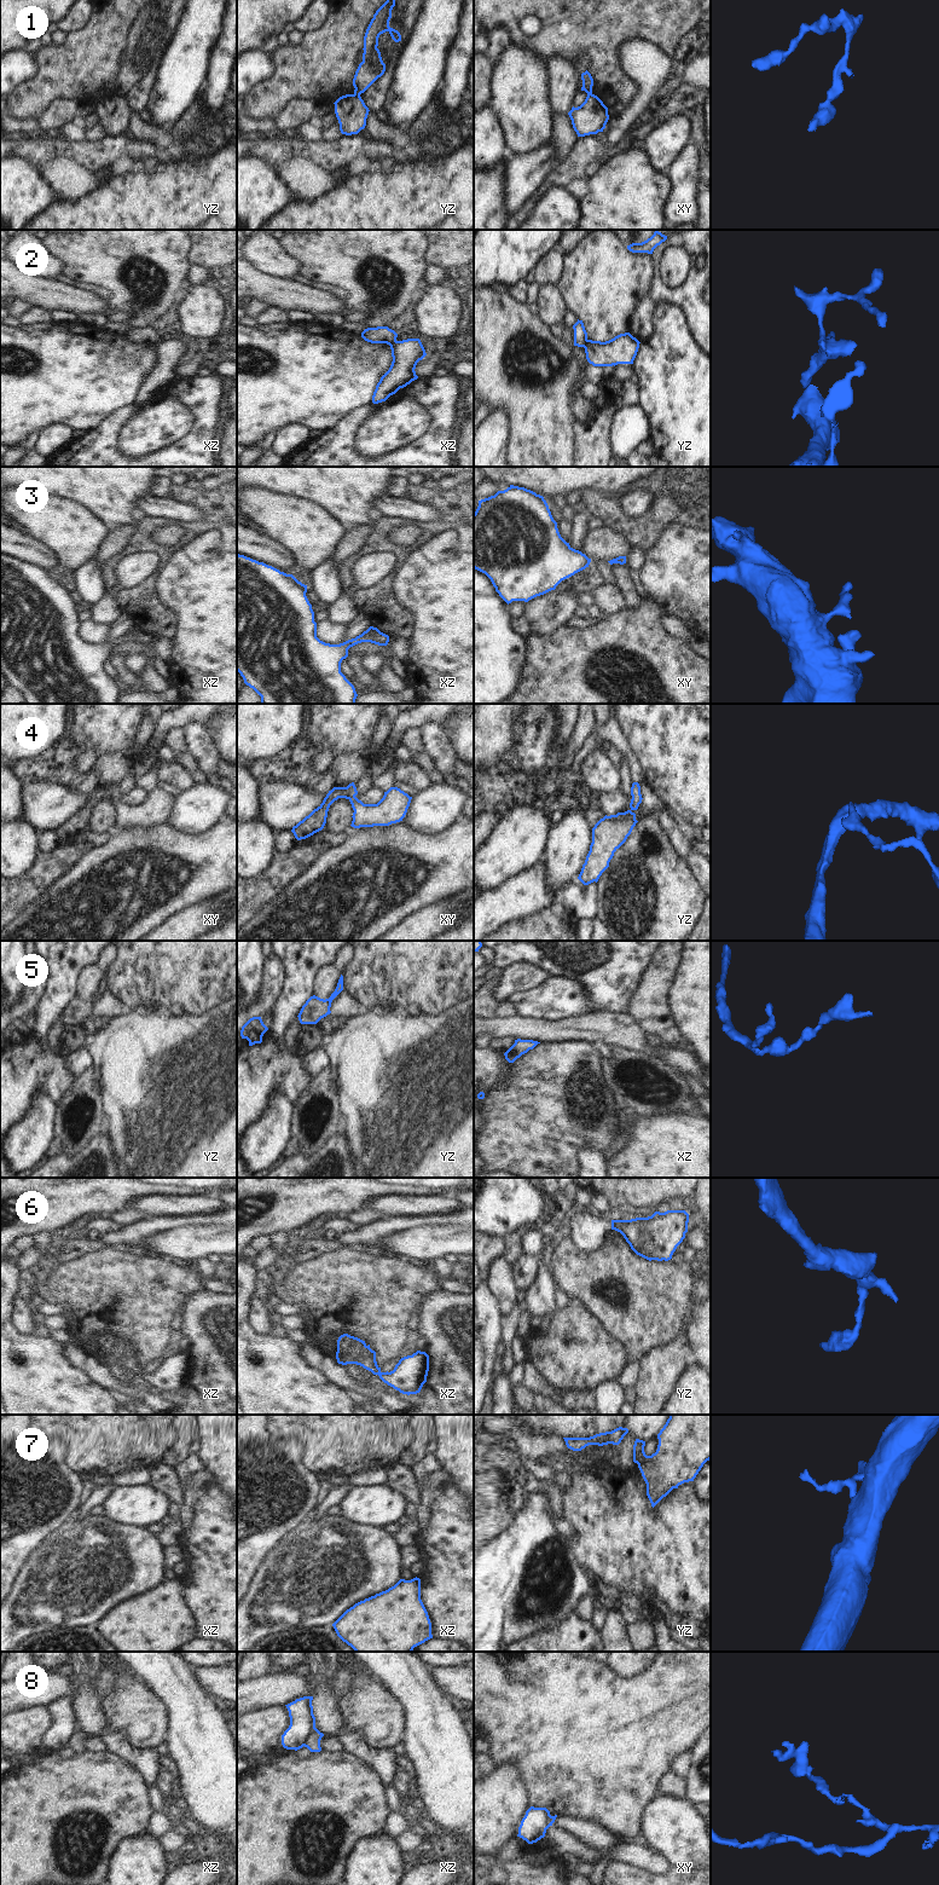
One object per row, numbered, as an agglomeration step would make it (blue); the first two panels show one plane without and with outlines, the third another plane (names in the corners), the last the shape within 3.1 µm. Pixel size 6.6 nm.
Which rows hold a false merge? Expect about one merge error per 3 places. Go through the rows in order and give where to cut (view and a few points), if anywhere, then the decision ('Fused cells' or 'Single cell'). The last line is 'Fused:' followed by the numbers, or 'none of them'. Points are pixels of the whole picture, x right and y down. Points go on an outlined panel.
1: Split along yz (354, 93), (359, 96). Fused cells
2: Split along yz (587, 340), (584, 347). Fused cells
3: No split. Single cell
4: No split. Single cell
5: No split. Single cell
6: No split. Single cell
7: Split along yz (648, 1456), (637, 1463). Fused cells
8: Split along xz (316, 1728), (303, 1745). Fused cells
Fused: 1, 2, 7, 8

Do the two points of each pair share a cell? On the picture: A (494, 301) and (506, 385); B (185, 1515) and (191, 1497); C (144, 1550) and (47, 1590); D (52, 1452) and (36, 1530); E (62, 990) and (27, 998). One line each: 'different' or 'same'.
A: same
B: same
C: same
D: same
E: different

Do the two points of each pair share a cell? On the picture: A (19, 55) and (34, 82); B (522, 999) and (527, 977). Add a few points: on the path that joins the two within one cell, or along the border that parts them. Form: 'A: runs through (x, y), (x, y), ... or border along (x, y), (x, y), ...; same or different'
A: border along (34, 55), (36, 71), (12, 90); different
B: border along (550, 977), (531, 988), (516, 990), (506, 998); different

